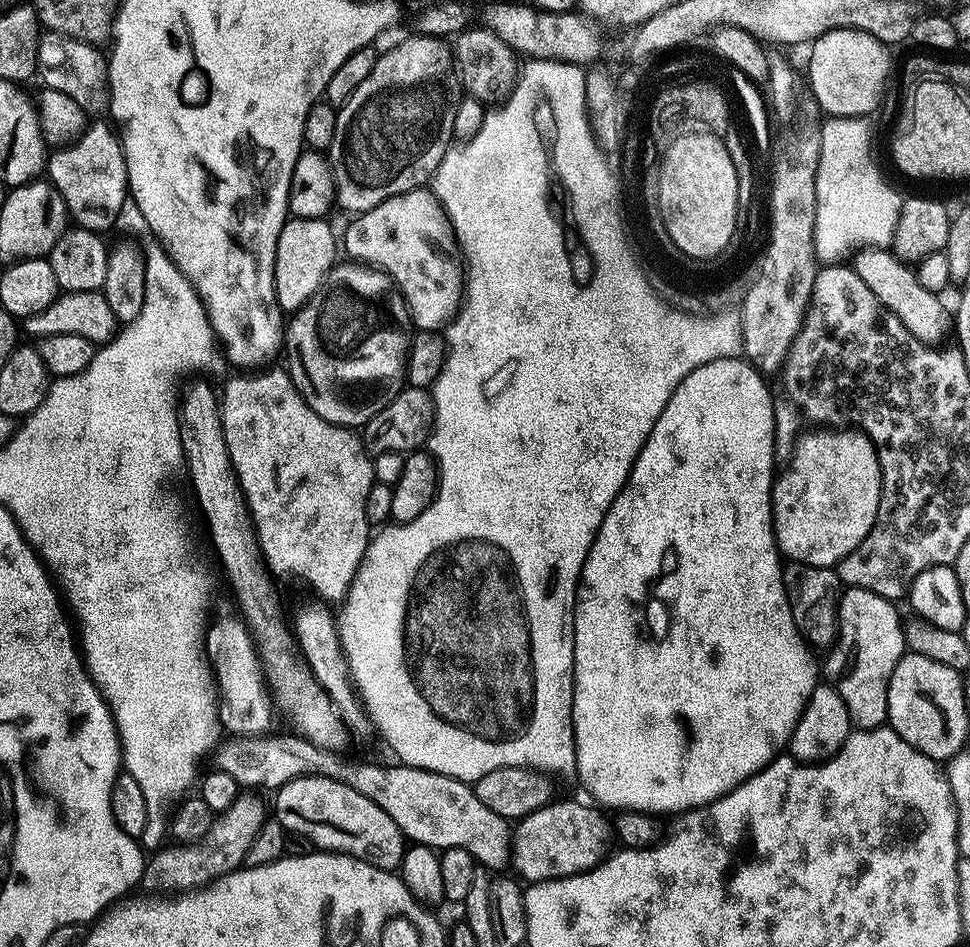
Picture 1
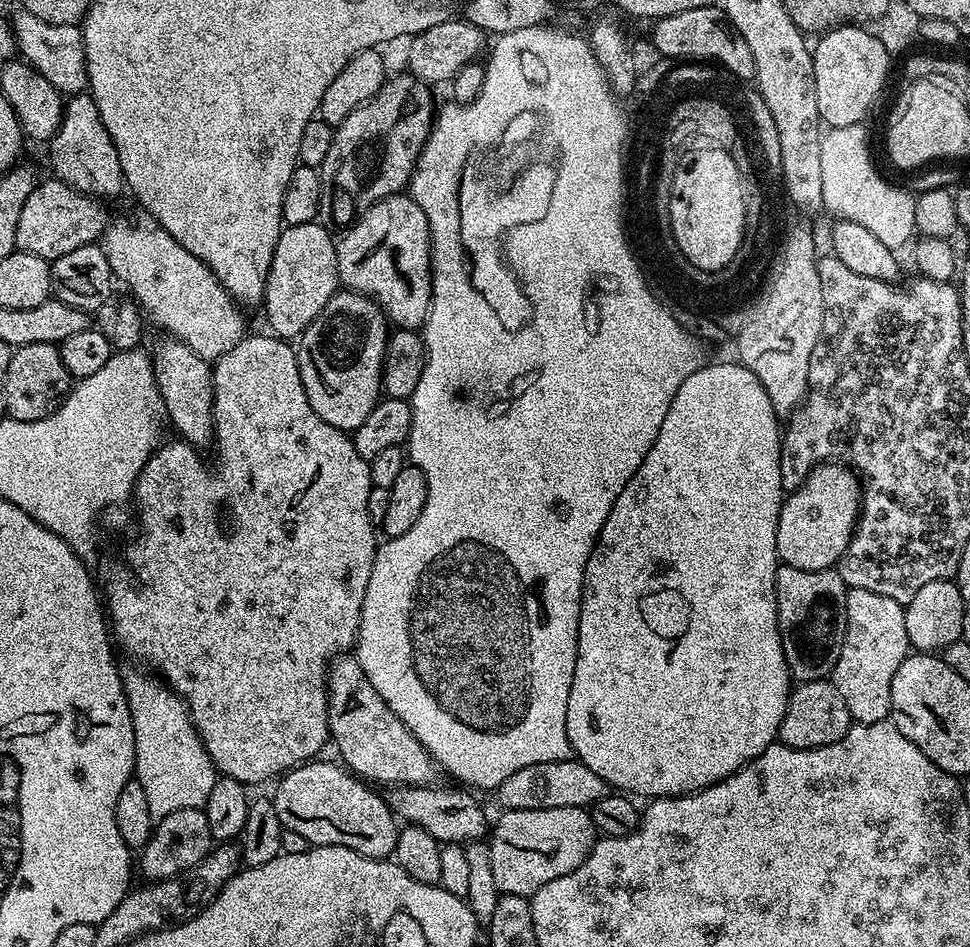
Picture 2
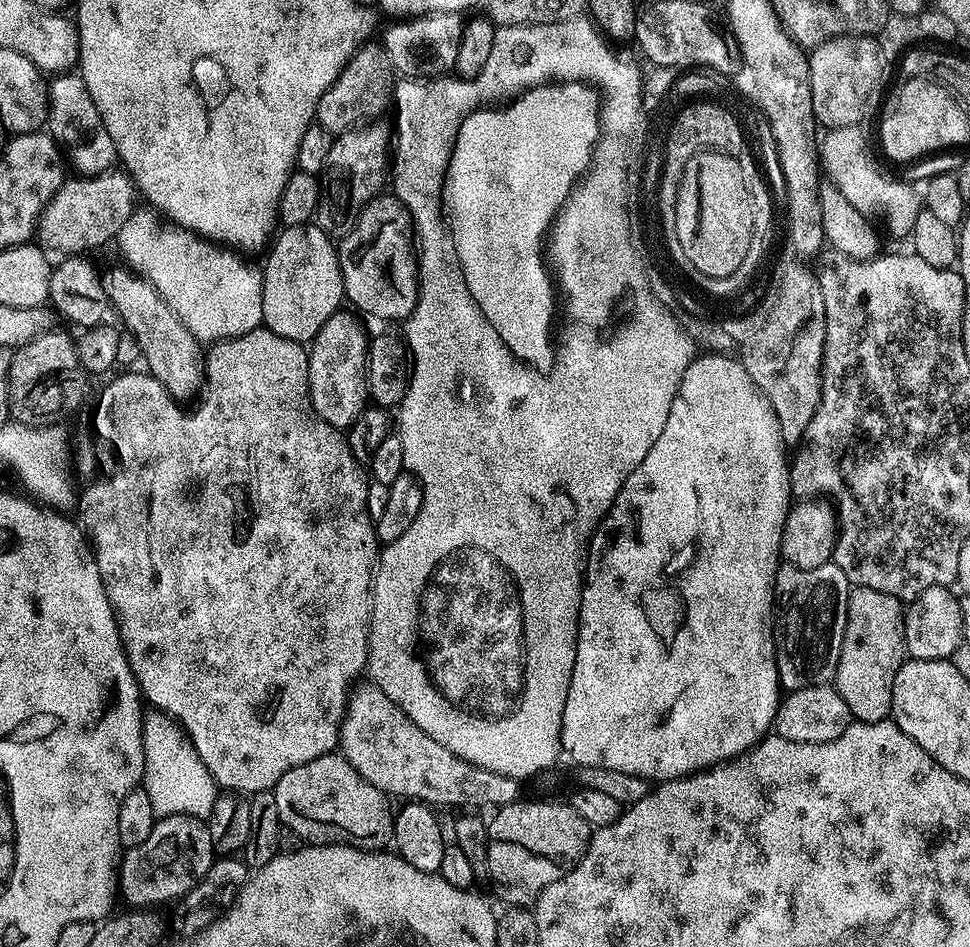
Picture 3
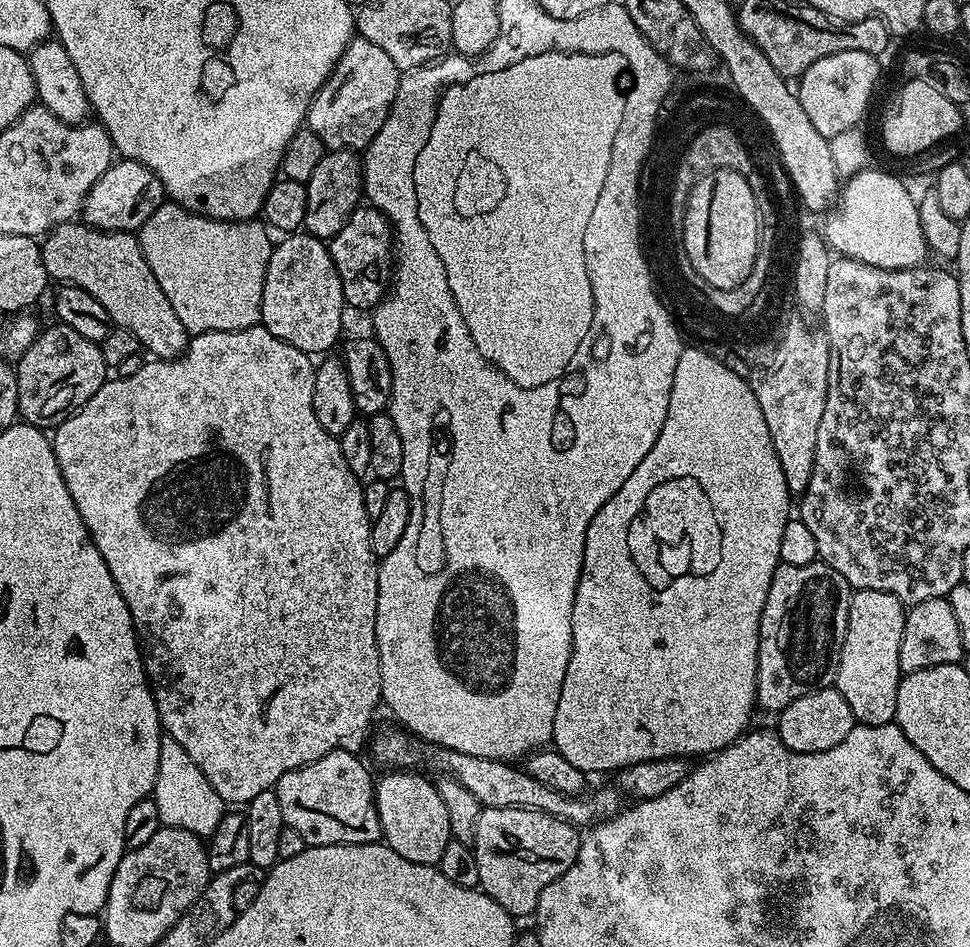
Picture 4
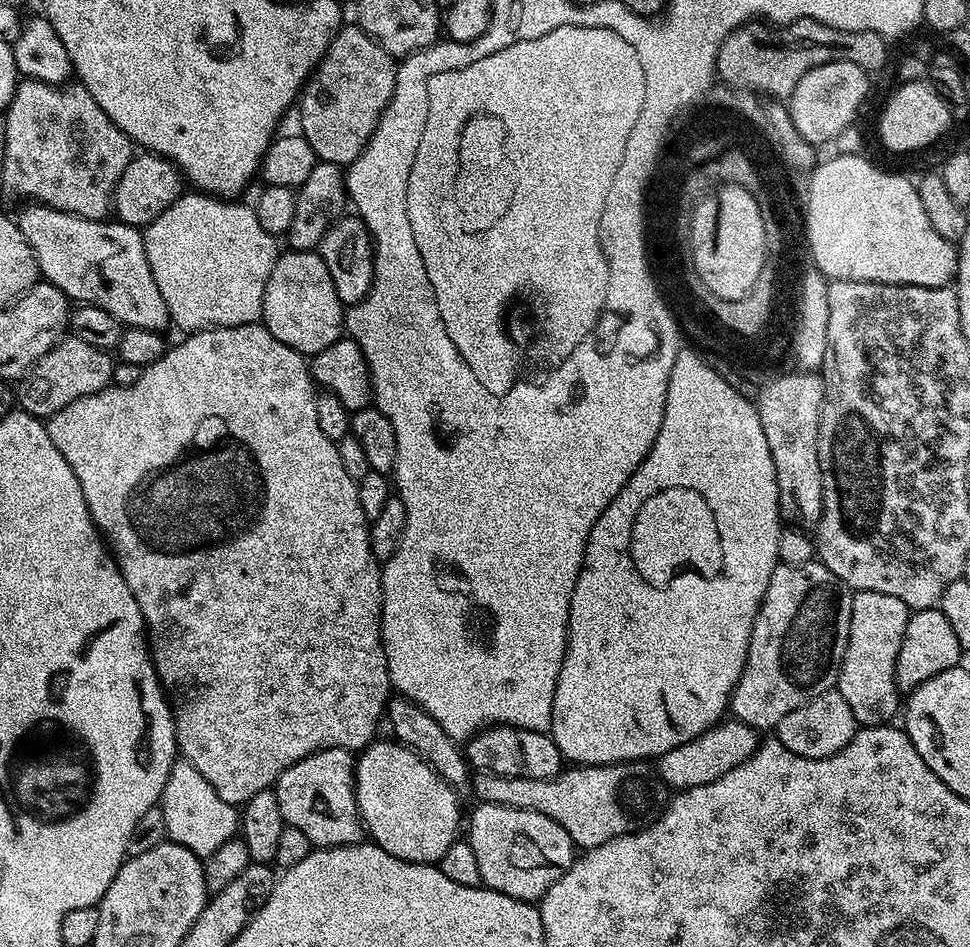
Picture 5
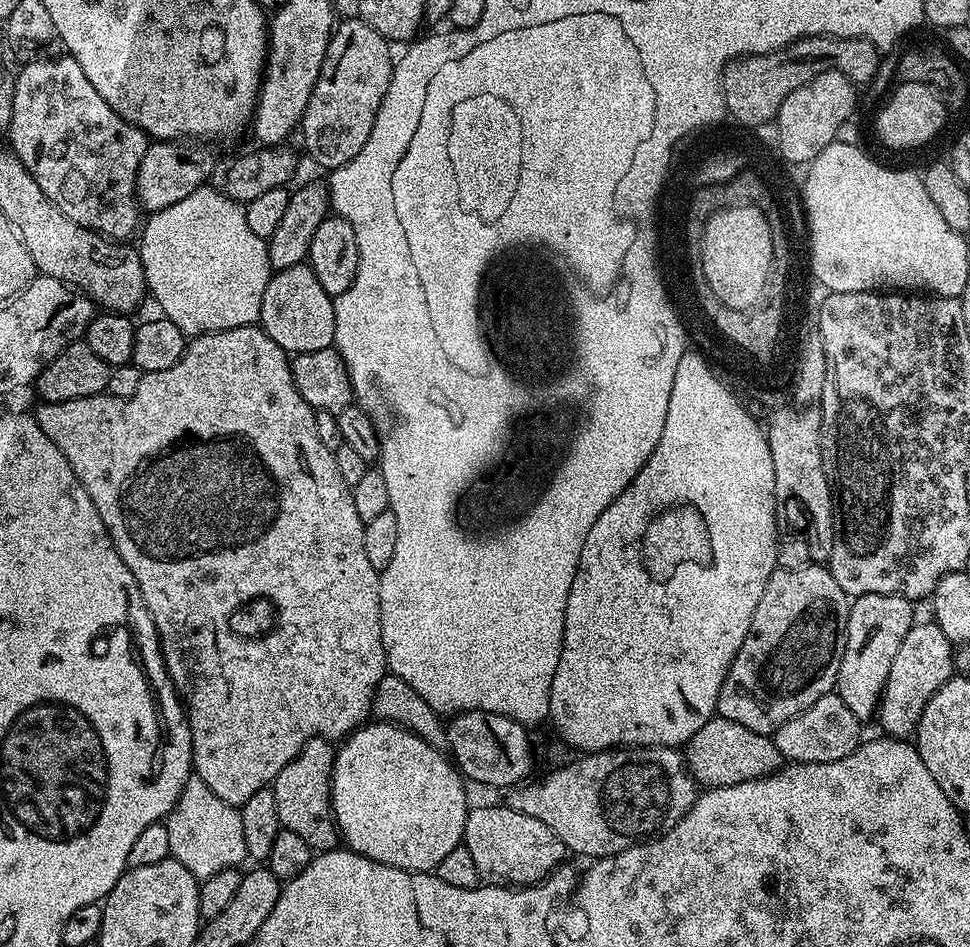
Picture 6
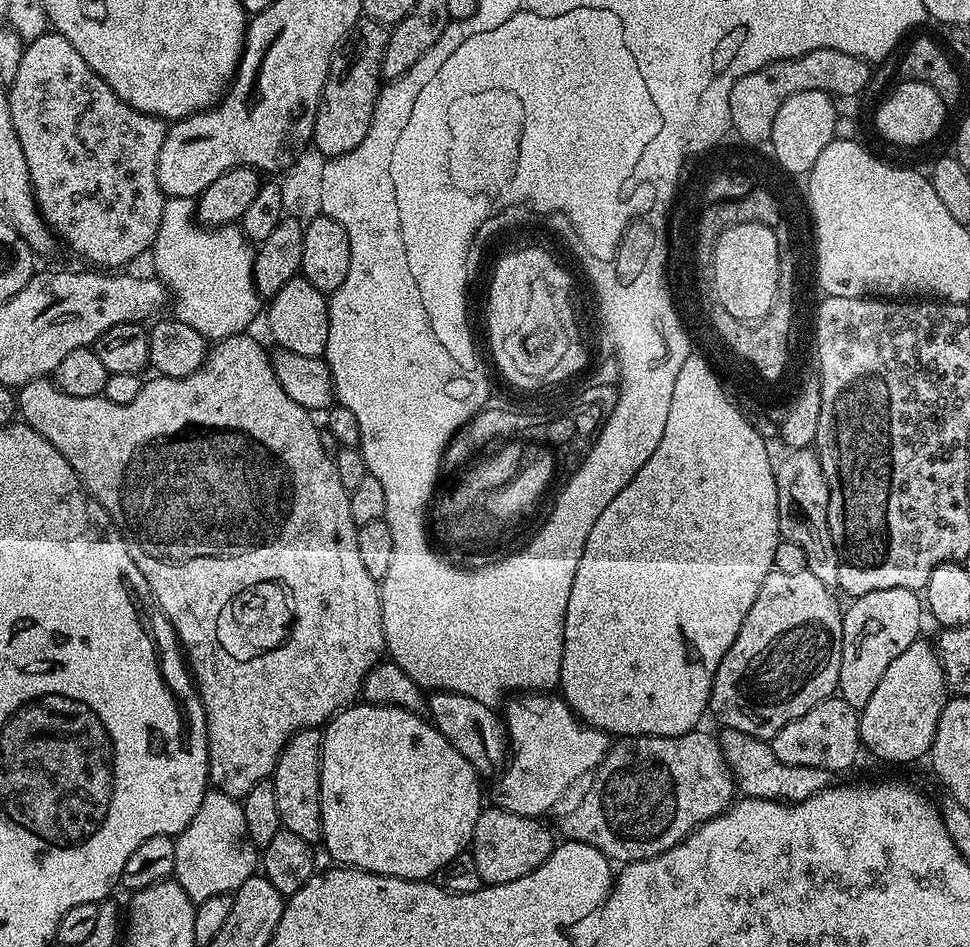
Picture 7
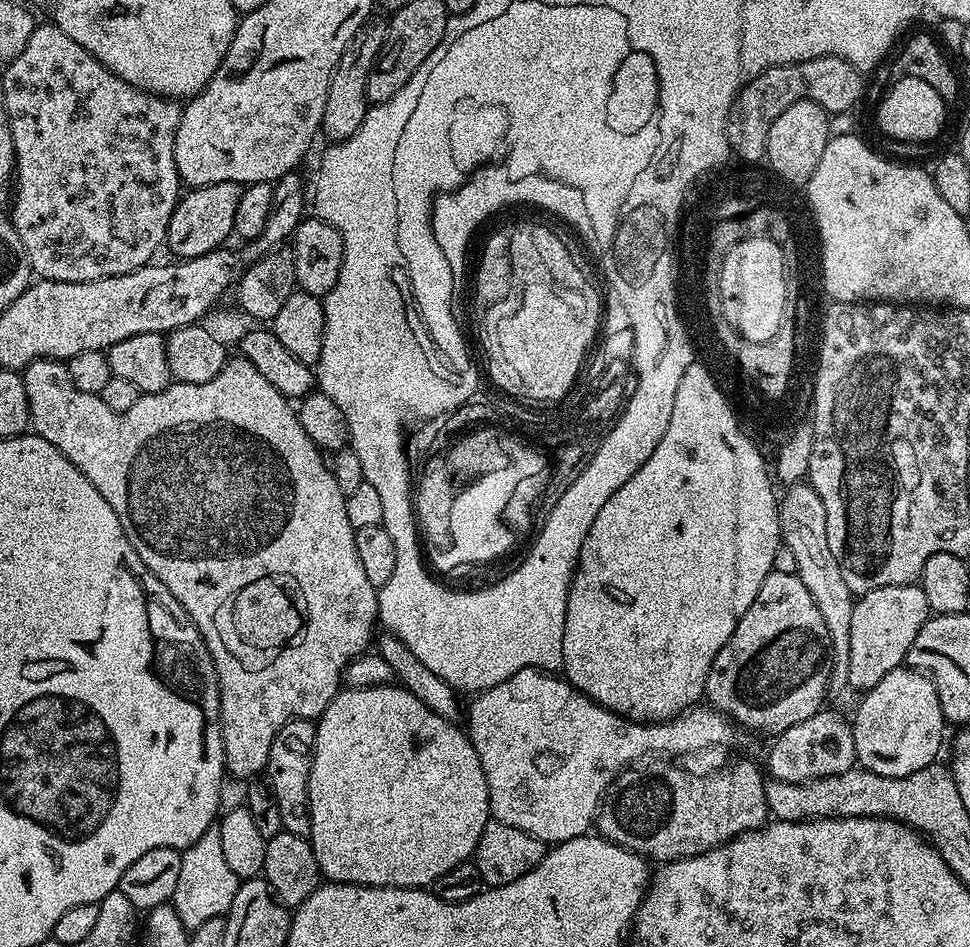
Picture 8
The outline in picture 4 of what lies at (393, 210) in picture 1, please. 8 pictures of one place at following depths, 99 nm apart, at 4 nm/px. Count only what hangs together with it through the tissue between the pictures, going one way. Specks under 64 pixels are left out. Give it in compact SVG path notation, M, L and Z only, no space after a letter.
M357 206L340 233L332 237L330 247L347 303L368 304L367 306L379 304L385 295L386 277L390 272L390 225L387 218L380 215L377 208Z

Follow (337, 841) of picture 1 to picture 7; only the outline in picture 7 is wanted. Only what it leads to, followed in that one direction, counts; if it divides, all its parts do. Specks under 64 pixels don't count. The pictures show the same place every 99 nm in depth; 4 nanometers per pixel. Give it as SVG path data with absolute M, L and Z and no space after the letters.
M304 728L301 732L295 732L289 738L288 745L280 752L276 769L270 777L276 787L281 825L311 845L315 845L322 837L320 743L323 737L324 733L320 728Z

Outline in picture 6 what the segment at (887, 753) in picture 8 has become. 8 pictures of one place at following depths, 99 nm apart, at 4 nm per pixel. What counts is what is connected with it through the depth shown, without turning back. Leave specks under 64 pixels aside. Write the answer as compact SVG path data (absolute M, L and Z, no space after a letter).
M934 622L928 624L913 623L912 628L902 638L902 647L894 654L894 663L890 666L890 678L886 678L884 692L880 695L878 721L885 728L887 735L892 738L908 738L916 731L916 723L922 718L922 710L926 710L926 702L934 698L934 694L954 675L954 646L938 630Z

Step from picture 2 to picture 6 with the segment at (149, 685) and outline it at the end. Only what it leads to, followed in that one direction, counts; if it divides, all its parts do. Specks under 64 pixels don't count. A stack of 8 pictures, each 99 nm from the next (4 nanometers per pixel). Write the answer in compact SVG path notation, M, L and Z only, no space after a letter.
M193 778L186 782L178 802L172 807L172 811L166 817L168 833L170 834L170 856L171 859L182 862L190 874L194 874L197 881L209 879L212 875L218 874L227 868L239 869L243 860L246 860L248 851L246 850L246 834L242 834L242 818L240 808L235 804L222 802L206 782L199 778Z

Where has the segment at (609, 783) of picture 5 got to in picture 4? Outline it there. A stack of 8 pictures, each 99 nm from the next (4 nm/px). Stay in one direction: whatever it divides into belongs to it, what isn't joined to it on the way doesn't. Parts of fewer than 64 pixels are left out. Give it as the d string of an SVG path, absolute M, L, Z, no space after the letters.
M448 752L446 758L450 775L462 782L462 786L466 786L466 790L470 790L470 794L474 794L474 798L478 798L484 808L529 808L557 816L559 820L566 820L577 826L595 826L611 819L622 808L621 793L612 786L598 789L593 796L563 796L554 790L546 790L542 782L534 782L534 778L530 778L523 767L512 762L478 758L474 754L461 752Z

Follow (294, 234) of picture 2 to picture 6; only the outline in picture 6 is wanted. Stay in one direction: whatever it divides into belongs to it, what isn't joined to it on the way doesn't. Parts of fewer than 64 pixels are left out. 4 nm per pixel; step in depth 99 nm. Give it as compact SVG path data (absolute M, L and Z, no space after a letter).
M307 262L295 264L289 268L273 271L271 275L272 277L269 280L267 277L260 294L260 318L258 324L259 327L264 329L264 333L270 338L274 338L274 342L278 342L278 346L289 354L313 352L314 350L333 347L336 339L334 298L330 294L326 294L322 282L318 282L318 278L314 274L311 264Z

